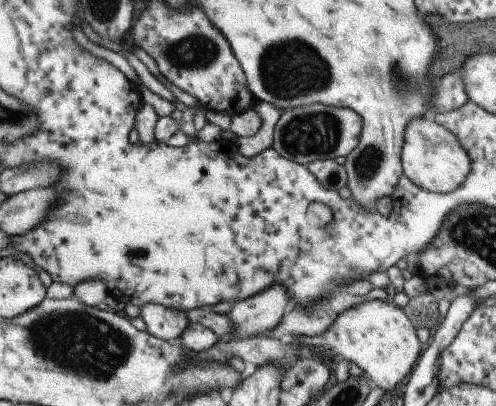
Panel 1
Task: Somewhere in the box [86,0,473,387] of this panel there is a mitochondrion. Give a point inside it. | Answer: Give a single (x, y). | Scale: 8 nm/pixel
(293, 68)

